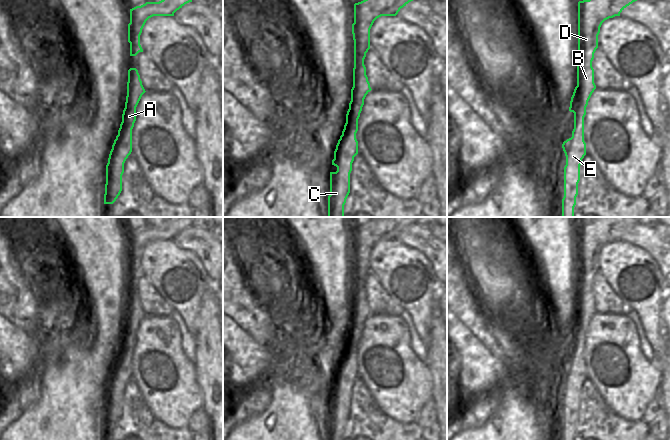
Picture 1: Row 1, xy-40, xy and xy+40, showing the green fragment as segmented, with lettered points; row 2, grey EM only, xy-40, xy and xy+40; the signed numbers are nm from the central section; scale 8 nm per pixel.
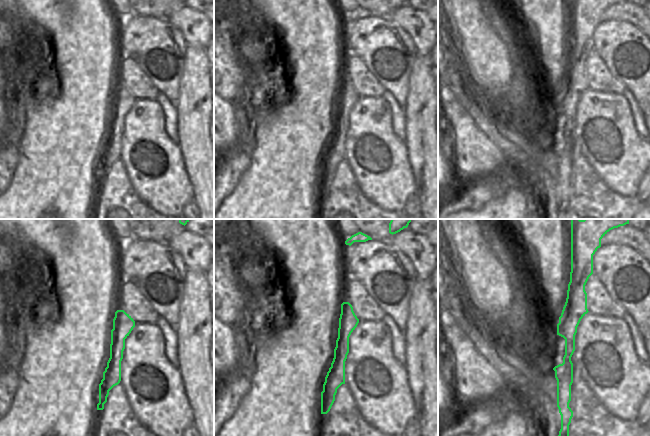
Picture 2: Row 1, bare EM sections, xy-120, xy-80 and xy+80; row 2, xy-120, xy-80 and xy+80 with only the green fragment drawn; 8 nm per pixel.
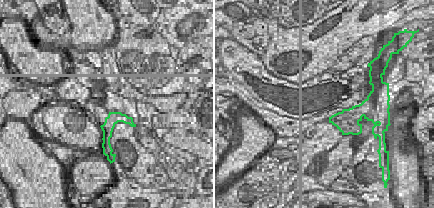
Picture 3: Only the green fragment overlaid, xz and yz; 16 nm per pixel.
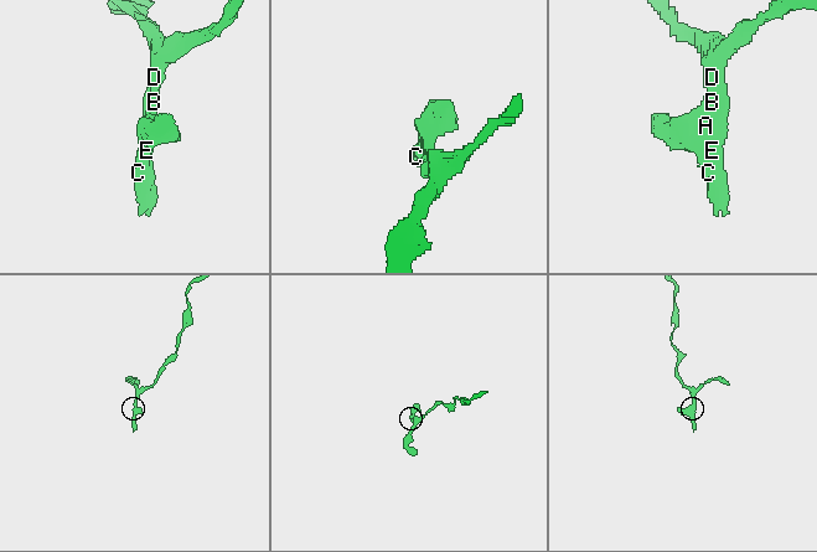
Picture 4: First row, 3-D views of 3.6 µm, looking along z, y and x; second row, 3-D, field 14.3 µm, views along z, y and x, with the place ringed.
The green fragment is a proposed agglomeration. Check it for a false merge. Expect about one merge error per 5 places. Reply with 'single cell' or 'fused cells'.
single cell

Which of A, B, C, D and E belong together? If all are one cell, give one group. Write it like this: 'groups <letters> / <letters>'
groups A B C D E

